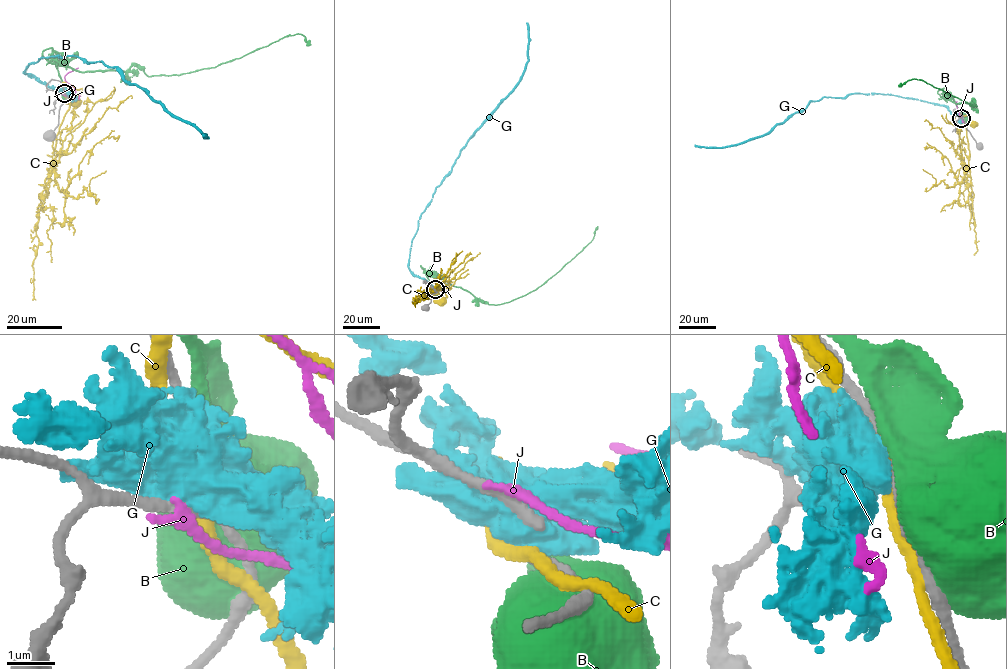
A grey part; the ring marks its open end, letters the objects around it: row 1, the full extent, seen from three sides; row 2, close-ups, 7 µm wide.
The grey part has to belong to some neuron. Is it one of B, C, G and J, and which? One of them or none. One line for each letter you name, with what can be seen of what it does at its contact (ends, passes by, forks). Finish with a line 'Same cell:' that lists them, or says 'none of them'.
Same cell: none of them

